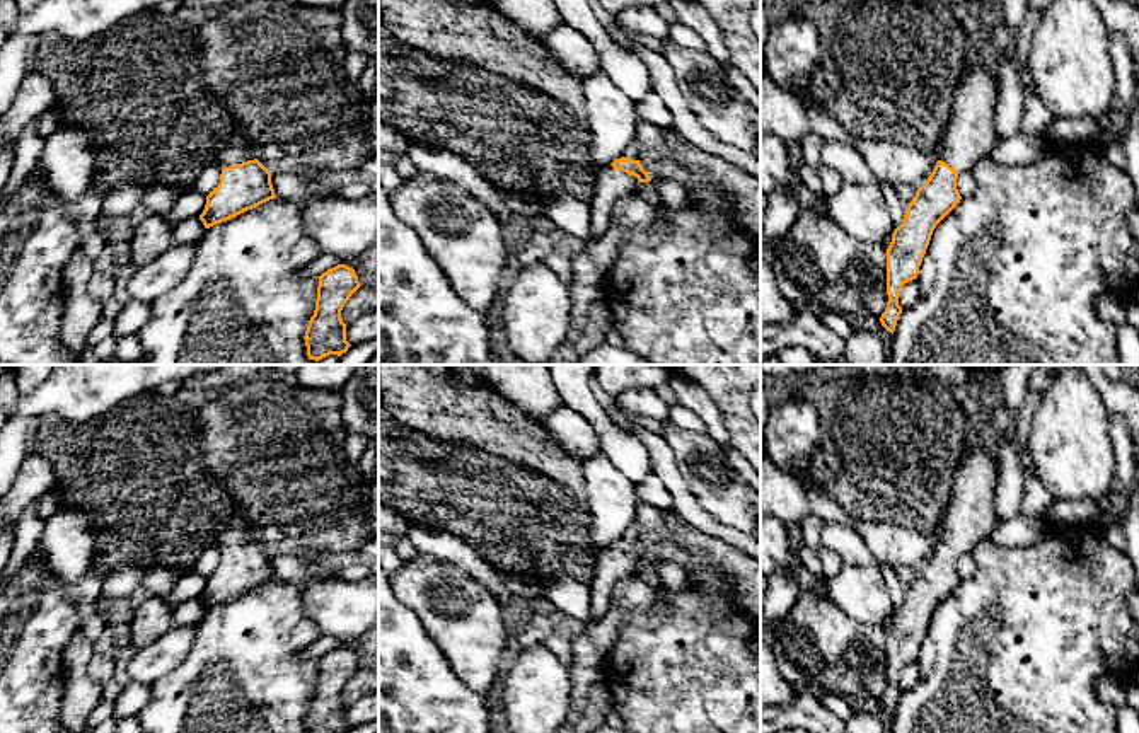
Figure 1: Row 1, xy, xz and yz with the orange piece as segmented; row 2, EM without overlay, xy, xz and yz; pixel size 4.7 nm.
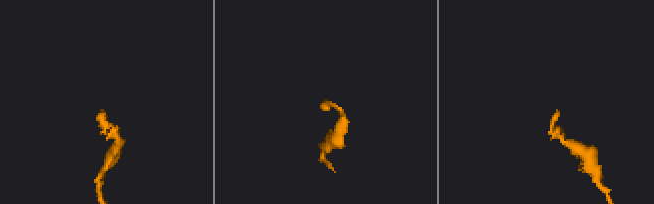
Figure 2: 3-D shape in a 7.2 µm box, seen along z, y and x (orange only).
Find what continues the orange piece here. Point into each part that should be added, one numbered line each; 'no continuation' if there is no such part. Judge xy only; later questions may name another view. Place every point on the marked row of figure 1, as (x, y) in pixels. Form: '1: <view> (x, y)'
1: xy (236, 149)

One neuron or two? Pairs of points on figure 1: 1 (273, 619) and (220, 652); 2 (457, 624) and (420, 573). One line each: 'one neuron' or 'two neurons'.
1: one neuron
2: one neuron

